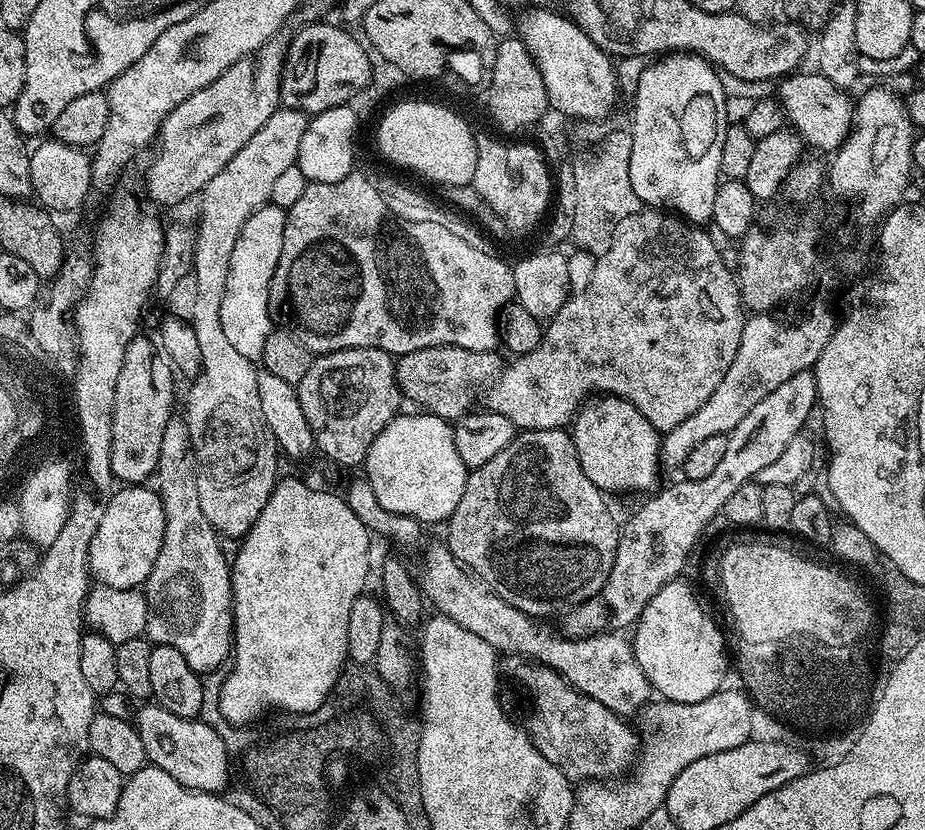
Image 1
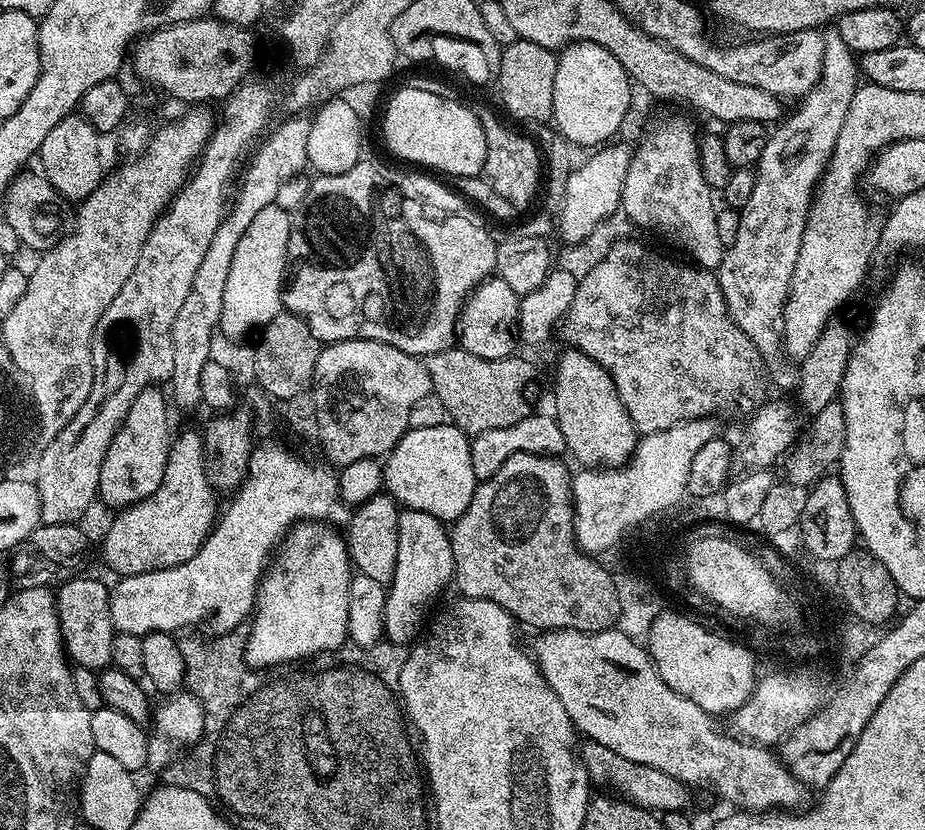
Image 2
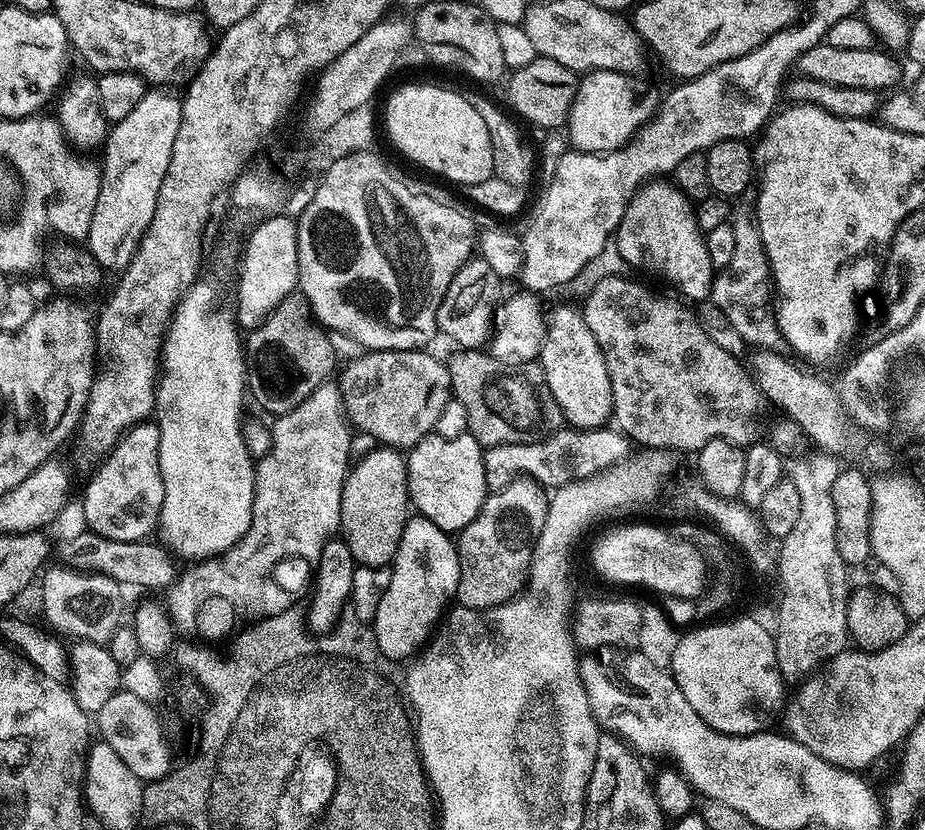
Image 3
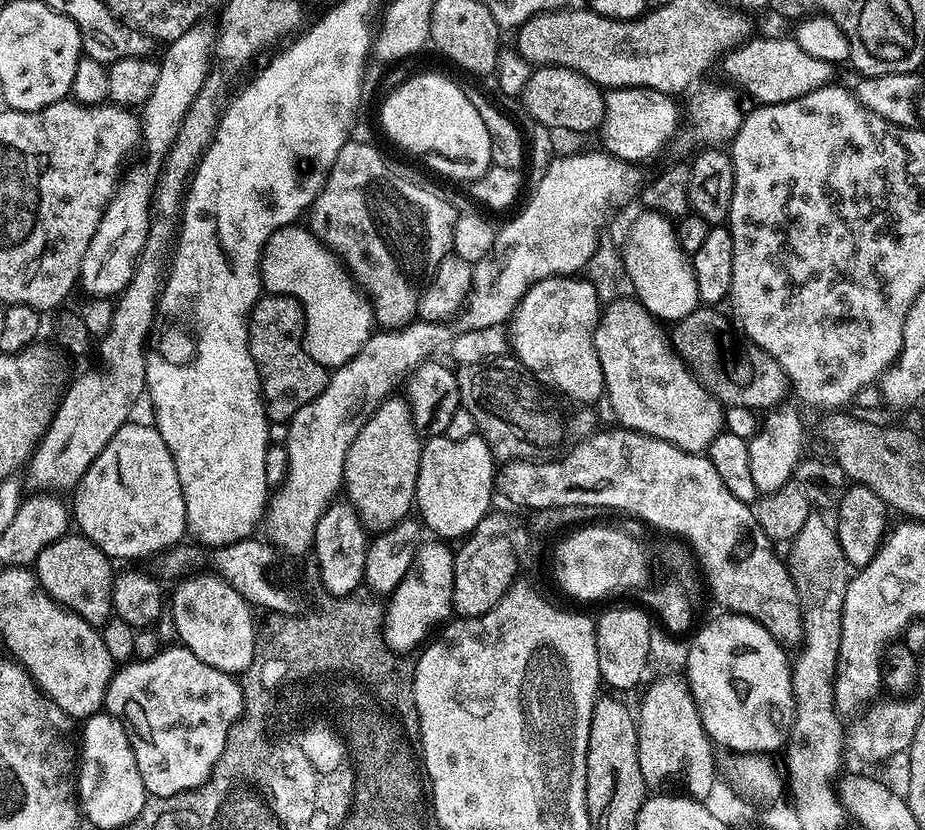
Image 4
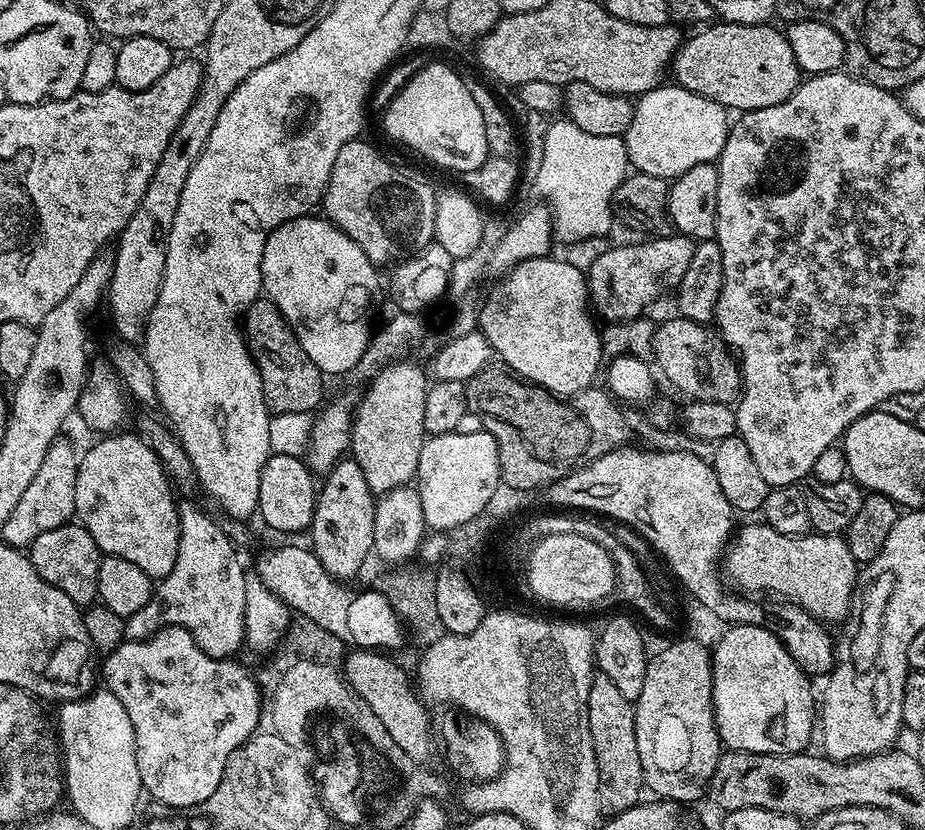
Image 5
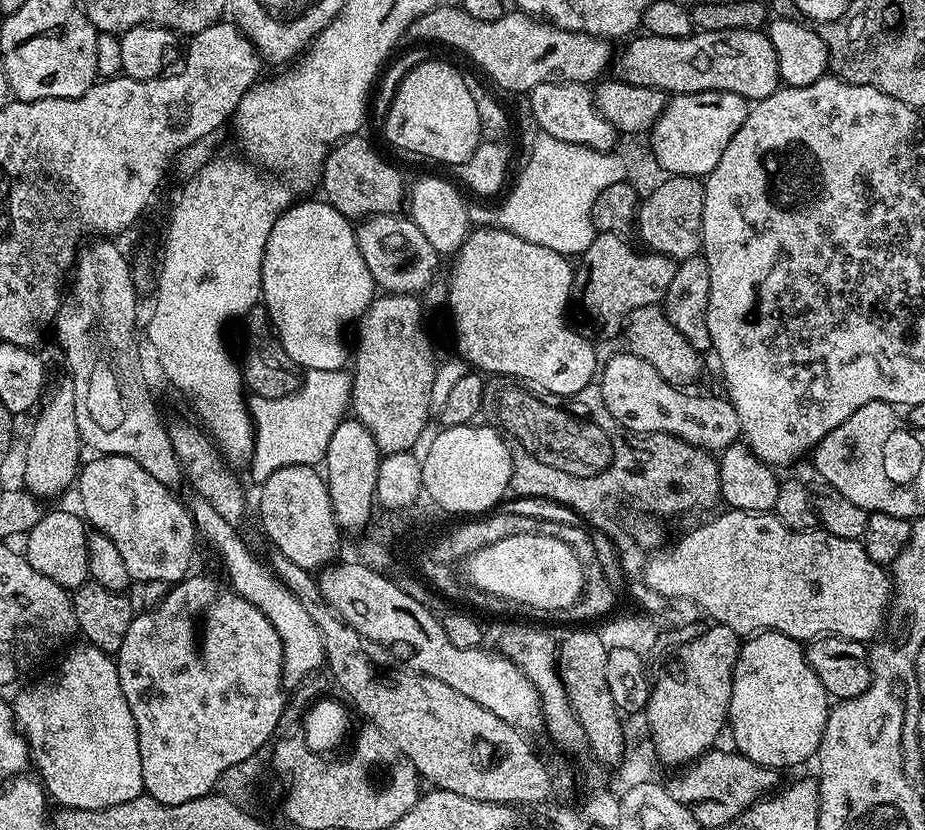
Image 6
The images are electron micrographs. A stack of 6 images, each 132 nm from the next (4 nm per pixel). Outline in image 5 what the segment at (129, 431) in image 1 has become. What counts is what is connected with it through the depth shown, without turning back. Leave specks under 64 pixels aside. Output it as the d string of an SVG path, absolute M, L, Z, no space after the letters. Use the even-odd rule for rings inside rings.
M108 434L100 440L88 453L80 456L78 466L78 482L74 486L74 502L76 503L75 519L94 538L101 553L124 558L134 562L148 576L162 578L174 570L174 558L178 558L178 542L180 541L180 510L174 488L169 483L164 466L160 464L152 446L139 435Z

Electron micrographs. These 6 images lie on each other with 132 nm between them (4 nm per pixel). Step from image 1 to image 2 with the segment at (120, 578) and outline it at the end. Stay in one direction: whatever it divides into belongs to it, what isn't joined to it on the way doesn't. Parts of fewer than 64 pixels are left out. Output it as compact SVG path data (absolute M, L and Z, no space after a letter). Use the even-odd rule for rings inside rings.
M199 431L175 437L162 486L150 498L117 511L104 536L104 560L117 577L176 568L194 558L208 539L217 519L216 496L204 462L204 442Z

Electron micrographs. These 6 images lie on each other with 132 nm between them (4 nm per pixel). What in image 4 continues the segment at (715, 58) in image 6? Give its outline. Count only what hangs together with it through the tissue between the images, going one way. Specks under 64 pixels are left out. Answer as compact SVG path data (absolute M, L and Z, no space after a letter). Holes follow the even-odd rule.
M795 38L788 40L749 39L723 57L722 65L760 104L785 104L833 83L834 66L806 54Z

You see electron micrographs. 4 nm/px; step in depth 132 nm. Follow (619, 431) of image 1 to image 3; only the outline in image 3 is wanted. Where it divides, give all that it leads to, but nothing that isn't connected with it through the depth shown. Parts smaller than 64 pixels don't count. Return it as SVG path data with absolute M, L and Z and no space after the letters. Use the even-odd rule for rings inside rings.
M576 306L551 309L546 320L544 345L538 366L544 371L546 386L560 407L560 413L573 428L603 428L612 420L612 387L606 358L586 326L583 311Z

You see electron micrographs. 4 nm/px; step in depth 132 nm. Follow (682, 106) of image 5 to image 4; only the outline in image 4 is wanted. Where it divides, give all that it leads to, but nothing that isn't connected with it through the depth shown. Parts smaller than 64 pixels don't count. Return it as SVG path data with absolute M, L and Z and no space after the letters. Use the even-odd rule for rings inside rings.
M613 88L604 92L604 123L598 129L603 151L639 165L640 160L656 156L676 132L676 103L665 92L649 88Z

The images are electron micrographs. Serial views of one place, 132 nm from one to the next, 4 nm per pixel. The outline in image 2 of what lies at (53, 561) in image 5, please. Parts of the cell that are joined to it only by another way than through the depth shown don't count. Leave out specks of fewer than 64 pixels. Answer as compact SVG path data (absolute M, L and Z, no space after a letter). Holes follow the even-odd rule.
M77 575L59 585L55 593L56 613L60 633L64 638L64 651L67 652L69 661L75 667L88 668L91 672L99 673L111 665L117 630L110 618L109 585L84 575Z

